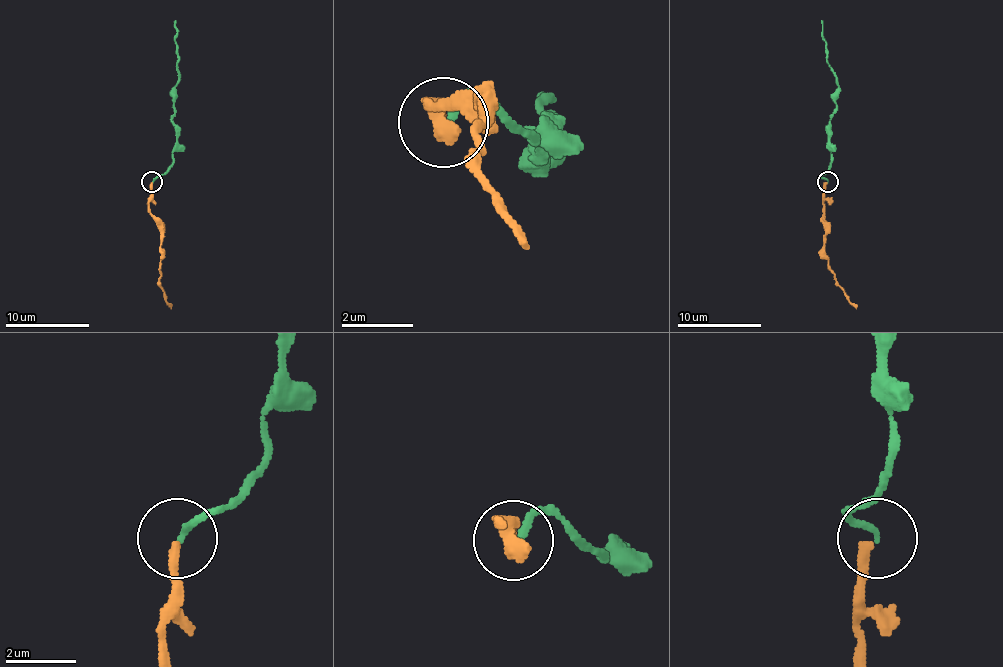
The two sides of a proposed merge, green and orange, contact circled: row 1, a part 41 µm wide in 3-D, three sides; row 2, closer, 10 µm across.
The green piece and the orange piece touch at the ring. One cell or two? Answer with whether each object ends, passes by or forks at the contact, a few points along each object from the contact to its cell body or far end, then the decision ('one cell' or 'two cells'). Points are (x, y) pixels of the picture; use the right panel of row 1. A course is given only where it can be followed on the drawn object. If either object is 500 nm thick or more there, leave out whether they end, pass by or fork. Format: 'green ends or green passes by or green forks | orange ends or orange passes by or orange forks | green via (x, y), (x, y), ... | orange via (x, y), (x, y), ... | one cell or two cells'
green ends | orange ends | green via (827, 182), (821, 176), (831, 161), (829, 121), (838, 83), (827, 62), (821, 20) | orange via (827, 182), (827, 266), (856, 308) | one cell

